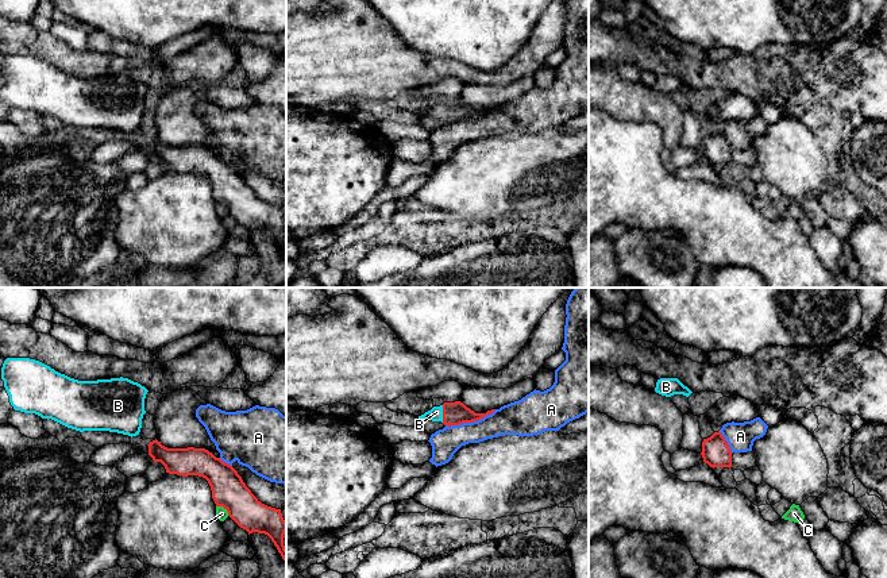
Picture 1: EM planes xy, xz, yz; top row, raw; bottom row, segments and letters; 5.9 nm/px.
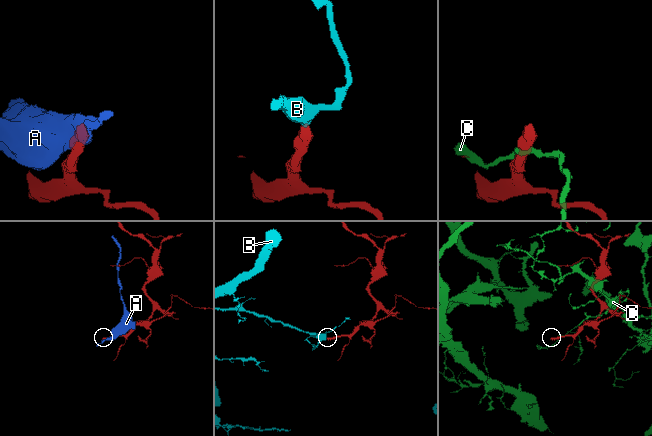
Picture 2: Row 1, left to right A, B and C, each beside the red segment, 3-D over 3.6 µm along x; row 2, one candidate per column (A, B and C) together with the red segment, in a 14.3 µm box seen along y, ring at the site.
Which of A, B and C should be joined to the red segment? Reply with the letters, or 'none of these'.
B

